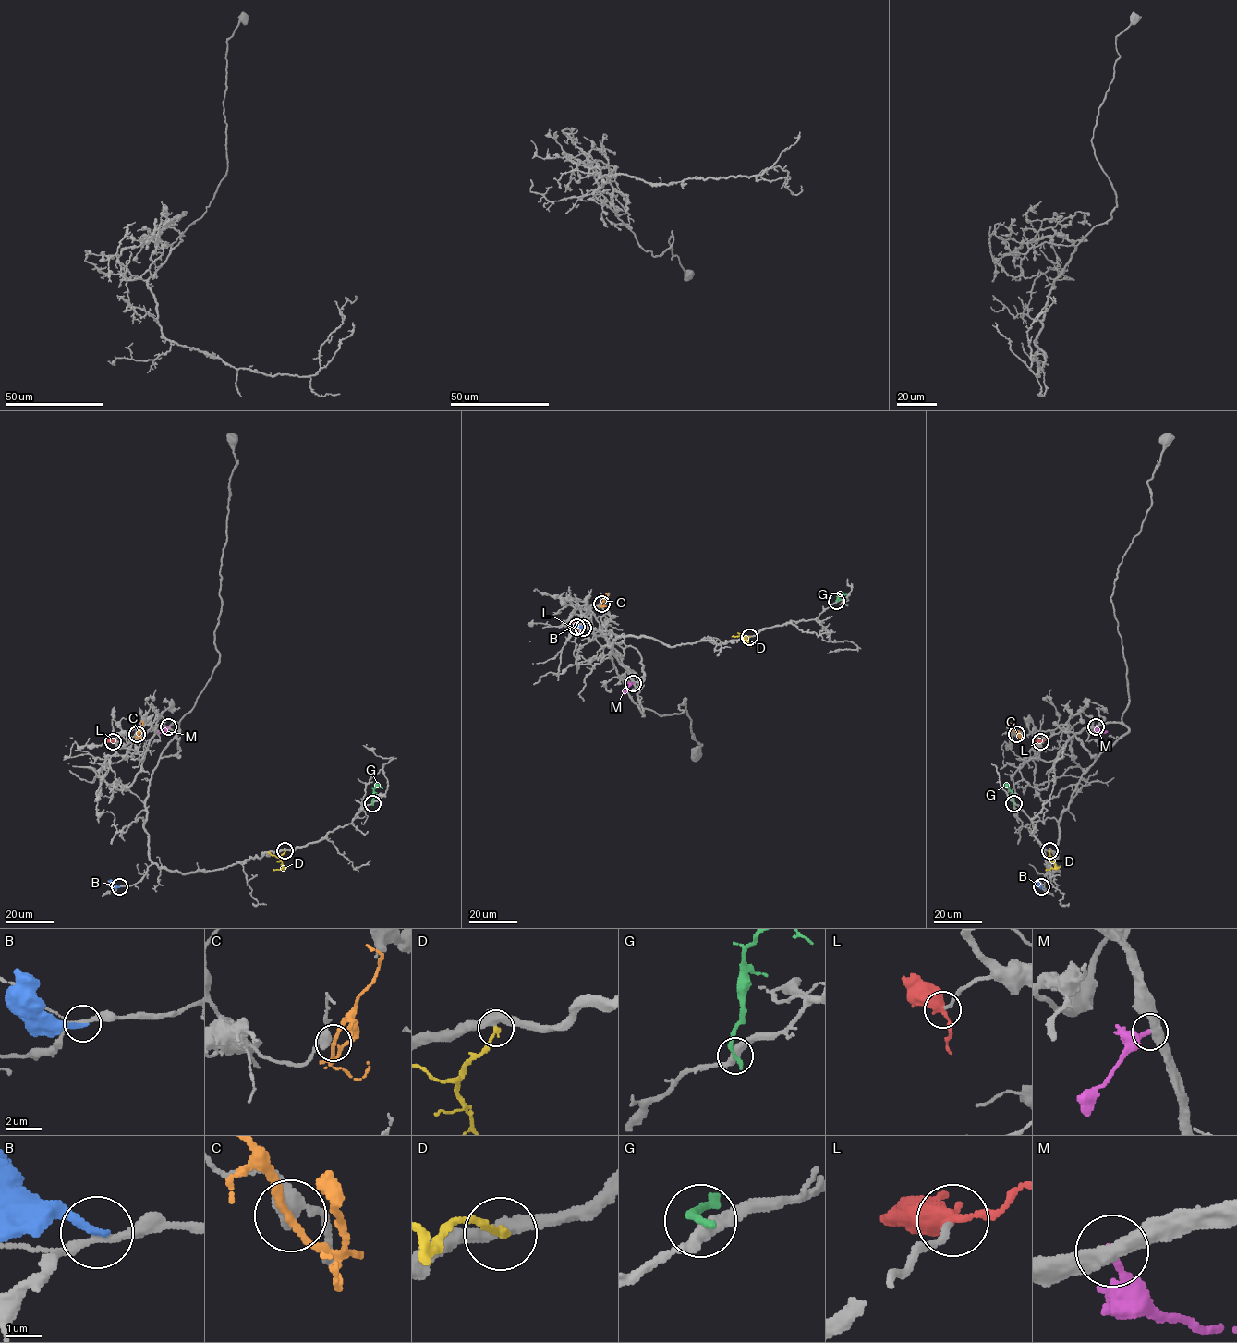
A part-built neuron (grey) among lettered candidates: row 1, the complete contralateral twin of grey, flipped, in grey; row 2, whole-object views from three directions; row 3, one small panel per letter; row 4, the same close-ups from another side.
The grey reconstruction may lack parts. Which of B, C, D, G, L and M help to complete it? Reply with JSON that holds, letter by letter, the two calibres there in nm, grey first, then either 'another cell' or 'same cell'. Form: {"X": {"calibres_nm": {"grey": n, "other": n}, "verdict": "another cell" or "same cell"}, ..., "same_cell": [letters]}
{"B": {"calibres_nm": {"grey": 180, "other": 280}, "verdict": "another cell"}, "C": {"calibres_nm": {"grey": 400, "other": 190}, "verdict": "another cell"}, "D": {"calibres_nm": {"grey": 440, "other": 200}, "verdict": "another cell"}, "G": {"calibres_nm": {"grey": 360, "other": 240}, "verdict": "another cell"}, "L": {"calibres_nm": {"grey": 190, "other": 440}, "verdict": "same cell"}, "M": {"calibres_nm": {"grey": 480, "other": 240}, "verdict": "another cell"}, "same_cell": ["L"]}

